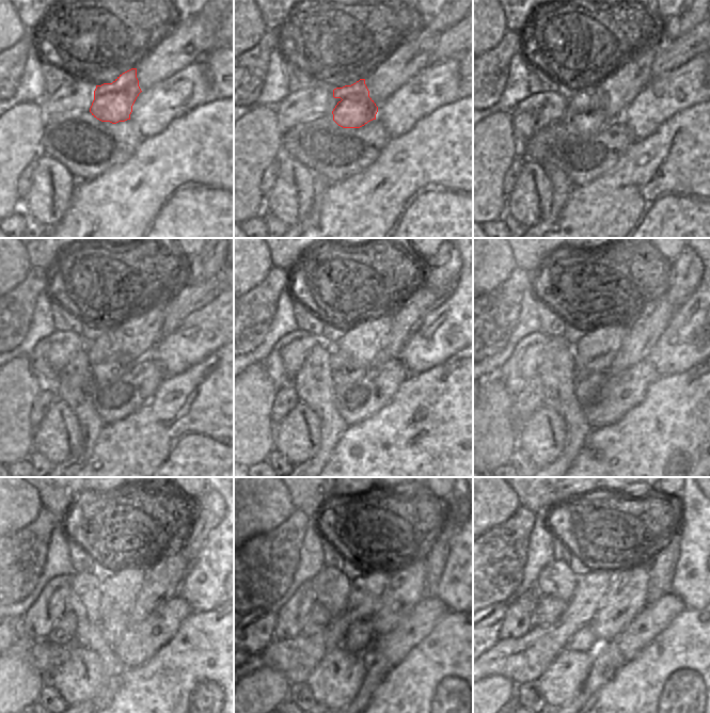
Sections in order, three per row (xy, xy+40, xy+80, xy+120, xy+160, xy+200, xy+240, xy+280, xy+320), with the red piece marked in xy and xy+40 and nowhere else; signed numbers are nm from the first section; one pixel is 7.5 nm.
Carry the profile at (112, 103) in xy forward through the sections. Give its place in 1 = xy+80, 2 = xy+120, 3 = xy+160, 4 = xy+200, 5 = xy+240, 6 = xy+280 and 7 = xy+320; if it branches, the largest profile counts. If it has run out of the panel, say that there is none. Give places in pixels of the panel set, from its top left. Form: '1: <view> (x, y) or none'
1: xy+80 (588, 124)
2: xy+120 (108, 371)
3: xy+160 (343, 378)
4: xy+200 (587, 383)
5: xy+240 (112, 626)
6: xy+280 (348, 634)
7: xy+320 (585, 640)

